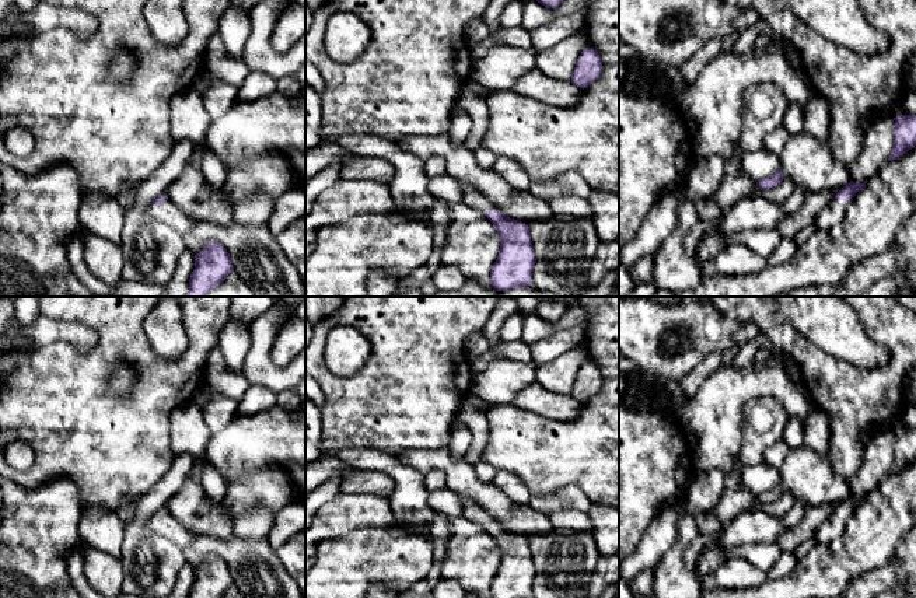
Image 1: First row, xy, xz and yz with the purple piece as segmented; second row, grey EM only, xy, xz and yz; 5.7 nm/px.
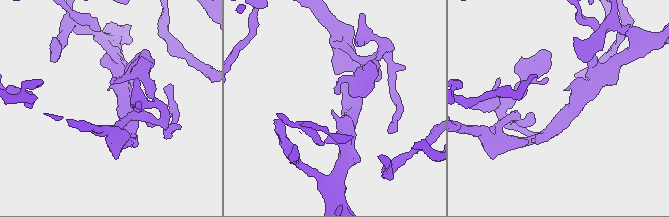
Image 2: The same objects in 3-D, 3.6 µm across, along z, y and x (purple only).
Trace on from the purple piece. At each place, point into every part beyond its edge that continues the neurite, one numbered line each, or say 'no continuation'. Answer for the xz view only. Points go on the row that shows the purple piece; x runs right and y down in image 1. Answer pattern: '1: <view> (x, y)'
1: xz (471, 195)

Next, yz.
1: yz (834, 213)

